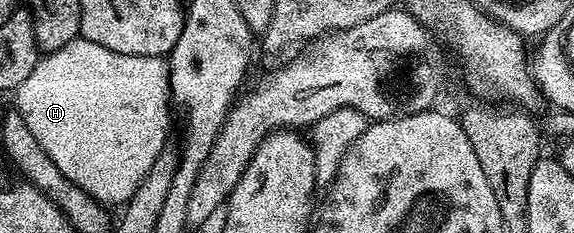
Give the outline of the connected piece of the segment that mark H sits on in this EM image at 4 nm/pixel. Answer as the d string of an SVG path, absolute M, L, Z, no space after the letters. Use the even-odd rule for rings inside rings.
M79 36L64 44L64 48L39 57L28 80L18 86L16 97L18 114L24 116L28 132L36 136L36 144L52 156L52 164L56 164L72 184L84 188L84 192L103 204L127 202L168 140L172 93L170 67L165 57L112 52Z

